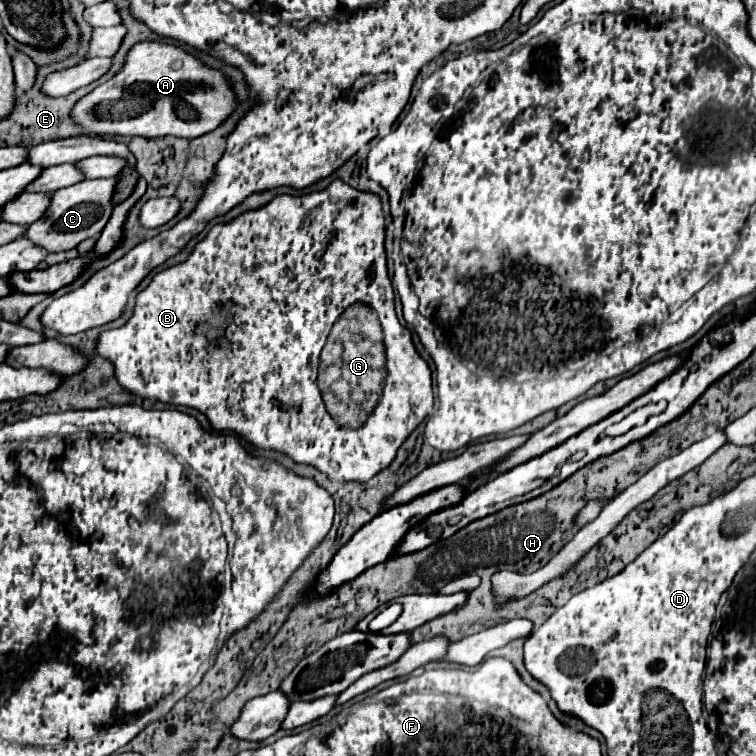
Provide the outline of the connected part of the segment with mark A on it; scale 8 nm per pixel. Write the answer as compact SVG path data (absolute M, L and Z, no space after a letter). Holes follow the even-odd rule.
M136 43L118 73L78 99L70 119L90 135L174 135L192 139L216 129L234 109L228 81L176 45ZM150 103L150 107L148 107Z

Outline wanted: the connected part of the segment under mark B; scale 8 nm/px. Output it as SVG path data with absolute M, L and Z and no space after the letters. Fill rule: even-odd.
M334 179L328 189L314 191L306 197L276 195L258 209L246 211L228 223L214 225L208 235L194 245L186 261L156 273L150 285L138 293L128 323L98 335L96 353L112 361L116 381L138 397L194 407L206 415L214 431L234 431L254 449L280 451L294 463L312 465L330 481L366 483L366 479L372 479L392 463L404 439L434 413L430 365L416 351L410 329L400 325L394 311L394 289L386 267L384 235L386 221L380 197L370 191L354 189L342 179ZM228 299L234 301L232 323L222 323L220 327L226 331L230 349L212 347L202 351L206 341L194 337L196 325L210 321L212 327L218 327L216 305ZM354 301L364 301L378 311L384 329L388 377L384 395L368 421L360 429L342 429L322 403L316 375L318 357L334 321Z

